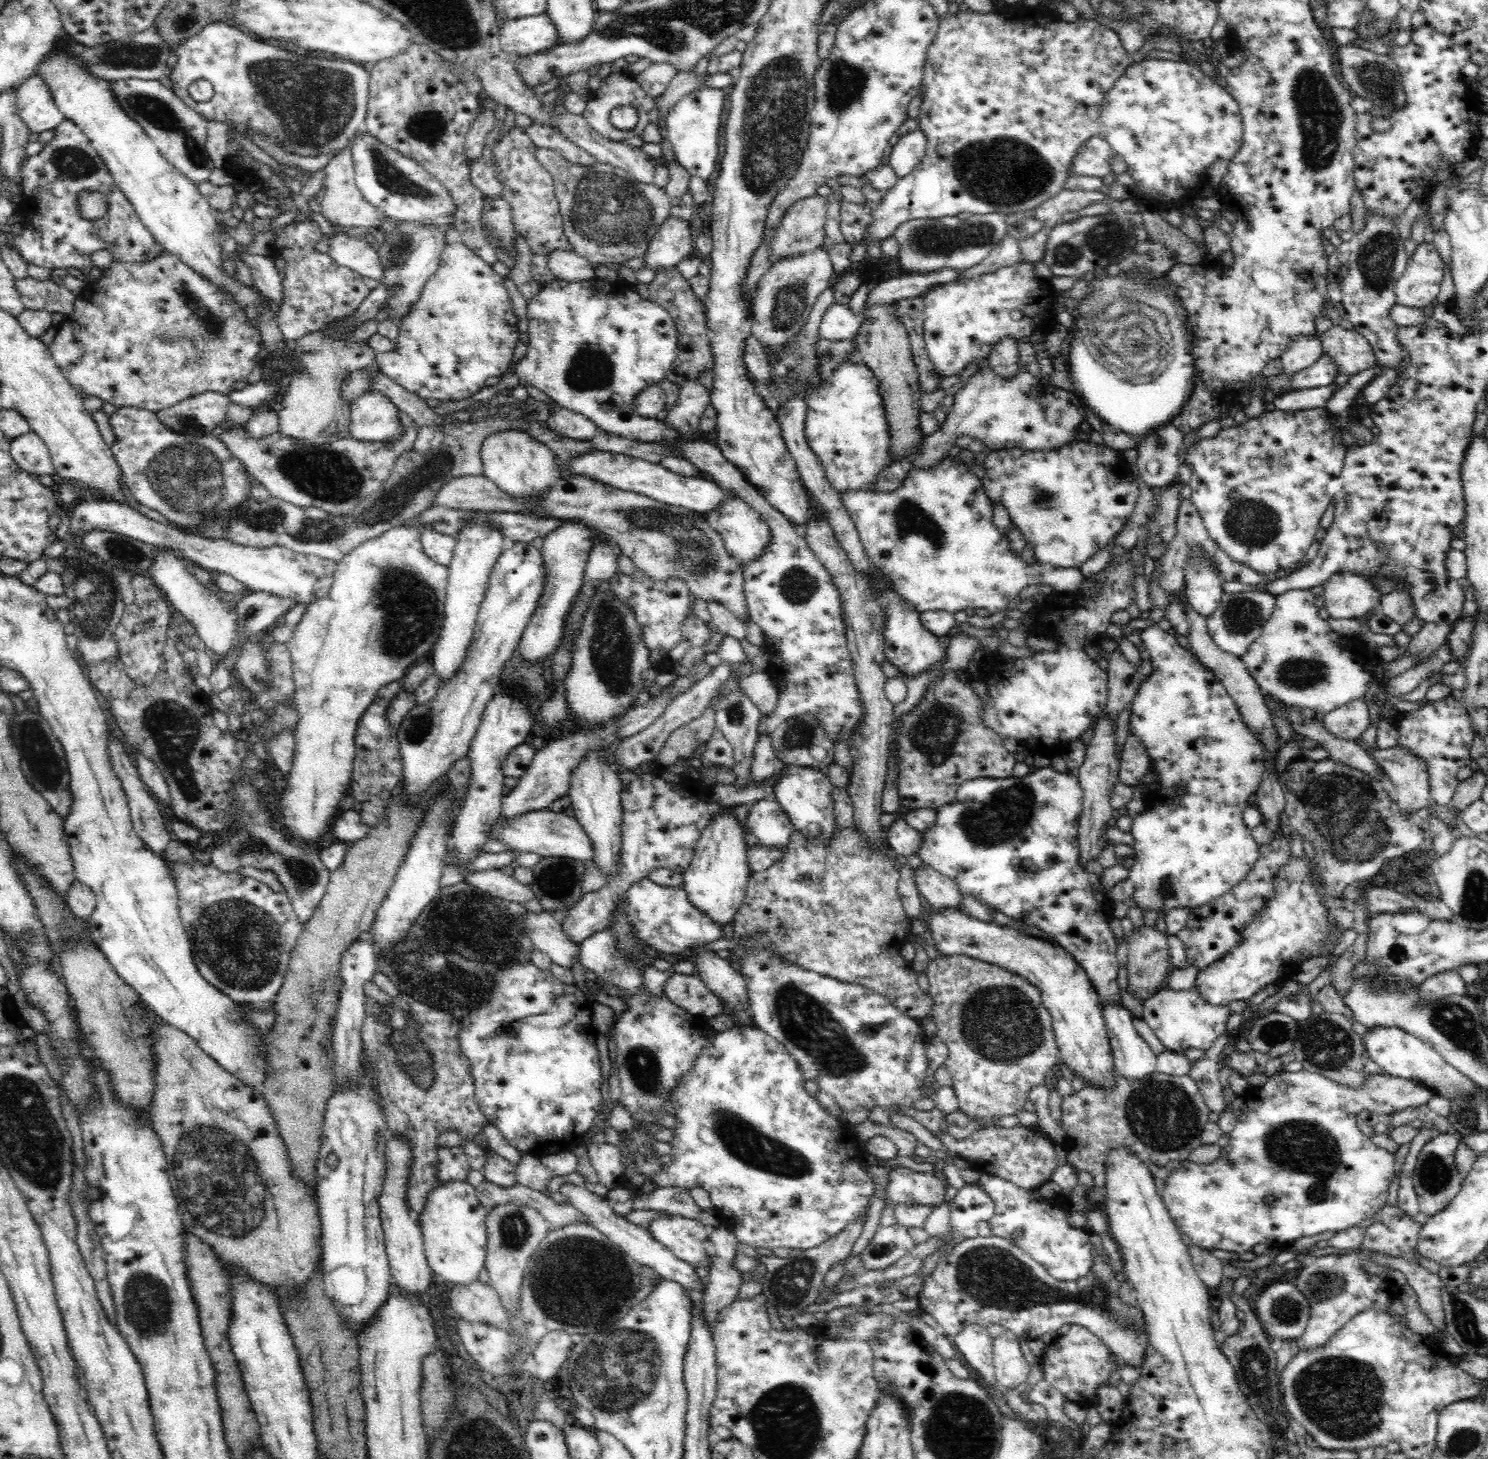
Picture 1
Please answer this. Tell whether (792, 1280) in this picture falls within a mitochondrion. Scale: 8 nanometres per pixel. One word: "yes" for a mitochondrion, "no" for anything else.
yes

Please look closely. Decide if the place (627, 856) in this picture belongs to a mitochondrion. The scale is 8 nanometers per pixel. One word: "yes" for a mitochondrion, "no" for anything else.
no

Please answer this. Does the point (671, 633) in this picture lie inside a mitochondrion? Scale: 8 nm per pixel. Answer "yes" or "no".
no

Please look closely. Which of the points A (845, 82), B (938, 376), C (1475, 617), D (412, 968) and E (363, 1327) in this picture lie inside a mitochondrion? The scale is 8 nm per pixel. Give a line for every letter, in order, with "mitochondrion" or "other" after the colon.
A: mitochondrion
B: other
C: other
D: mitochondrion
E: other

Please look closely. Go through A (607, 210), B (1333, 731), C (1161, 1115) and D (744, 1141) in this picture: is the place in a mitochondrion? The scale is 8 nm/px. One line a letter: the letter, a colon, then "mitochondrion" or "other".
A: mitochondrion
B: other
C: mitochondrion
D: mitochondrion

